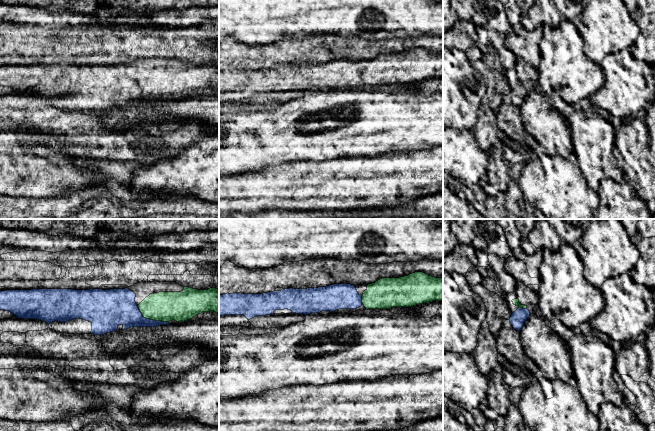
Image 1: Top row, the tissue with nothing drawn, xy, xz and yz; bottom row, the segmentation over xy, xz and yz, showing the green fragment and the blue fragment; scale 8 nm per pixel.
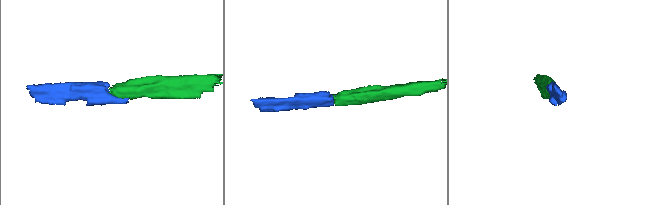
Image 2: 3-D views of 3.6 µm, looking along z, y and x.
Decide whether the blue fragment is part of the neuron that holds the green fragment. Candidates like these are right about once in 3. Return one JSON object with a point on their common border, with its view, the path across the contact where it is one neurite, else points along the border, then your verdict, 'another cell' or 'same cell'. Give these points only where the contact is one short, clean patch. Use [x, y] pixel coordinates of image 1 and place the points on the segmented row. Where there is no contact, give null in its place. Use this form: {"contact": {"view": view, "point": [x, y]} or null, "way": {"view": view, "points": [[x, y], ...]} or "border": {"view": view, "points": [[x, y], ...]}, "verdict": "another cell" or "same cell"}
{"contact": {"view": "xy", "point": [151, 319]}, "way": {"view": "xy", "points": [[164, 306], [151, 319], [129, 315], [122, 309]]}, "verdict": "same cell"}

